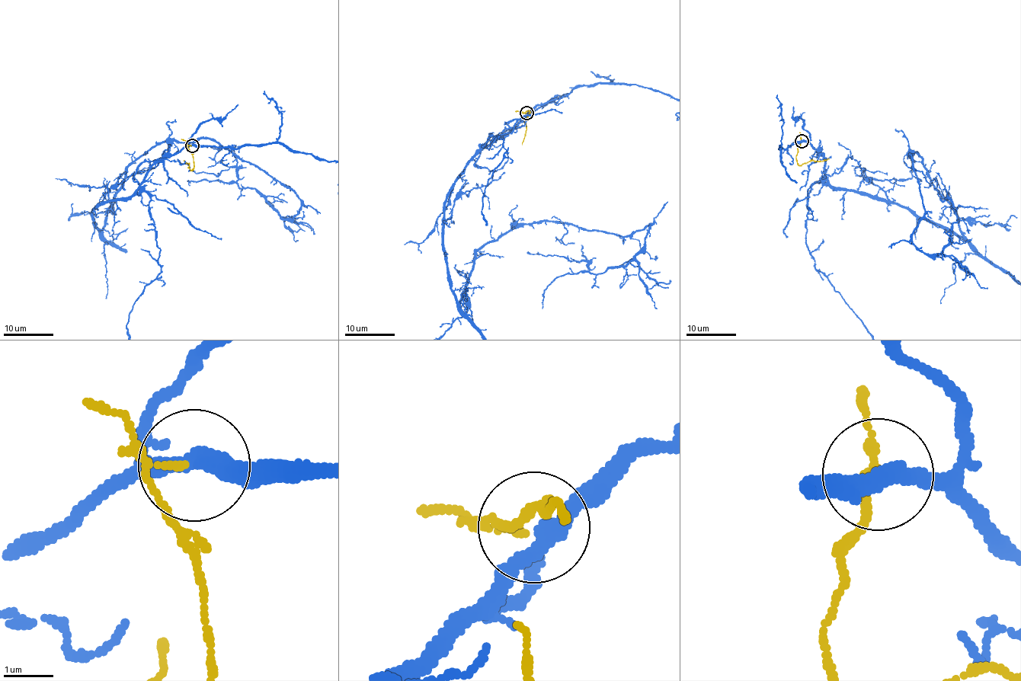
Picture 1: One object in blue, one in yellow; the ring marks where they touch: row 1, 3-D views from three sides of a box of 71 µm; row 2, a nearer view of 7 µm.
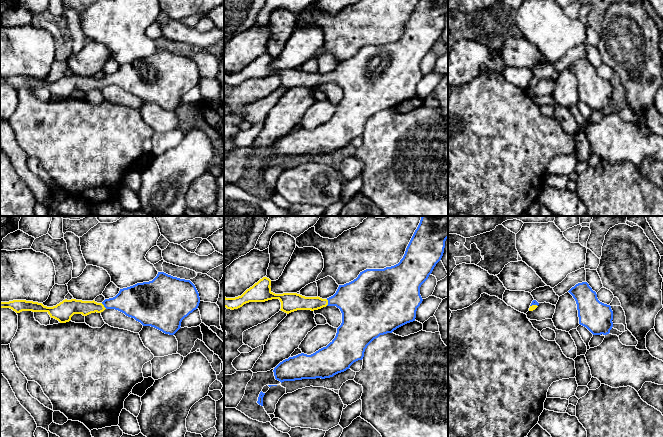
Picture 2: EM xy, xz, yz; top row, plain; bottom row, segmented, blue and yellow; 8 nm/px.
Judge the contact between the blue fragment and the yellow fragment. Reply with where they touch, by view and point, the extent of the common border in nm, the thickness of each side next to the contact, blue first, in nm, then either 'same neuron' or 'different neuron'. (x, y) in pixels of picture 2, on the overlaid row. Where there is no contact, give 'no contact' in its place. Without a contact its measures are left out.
xz (328, 302) | 60 nm | 340/130 nm | same neuron

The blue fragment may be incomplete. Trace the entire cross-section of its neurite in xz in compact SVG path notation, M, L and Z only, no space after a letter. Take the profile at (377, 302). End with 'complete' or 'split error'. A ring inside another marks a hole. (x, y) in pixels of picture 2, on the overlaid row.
M422 216L403 258L394 266L384 269L366 269L353 281L339 285L336 293L327 298L305 297L297 293L275 294L271 291L271 280L263 277L241 296L224 297L224 307L238 309L249 302L265 302L279 299L281 311L289 314L297 310L318 310L336 306L342 313L342 323L335 338L311 355L304 353L280 362L273 370L275 379L281 383L302 379L330 378L344 372L364 357L367 346L380 335L392 333L397 328L415 321L417 308L423 299L421 285L428 279L436 264L441 260L445 241L448 238L448 216Z; split error

